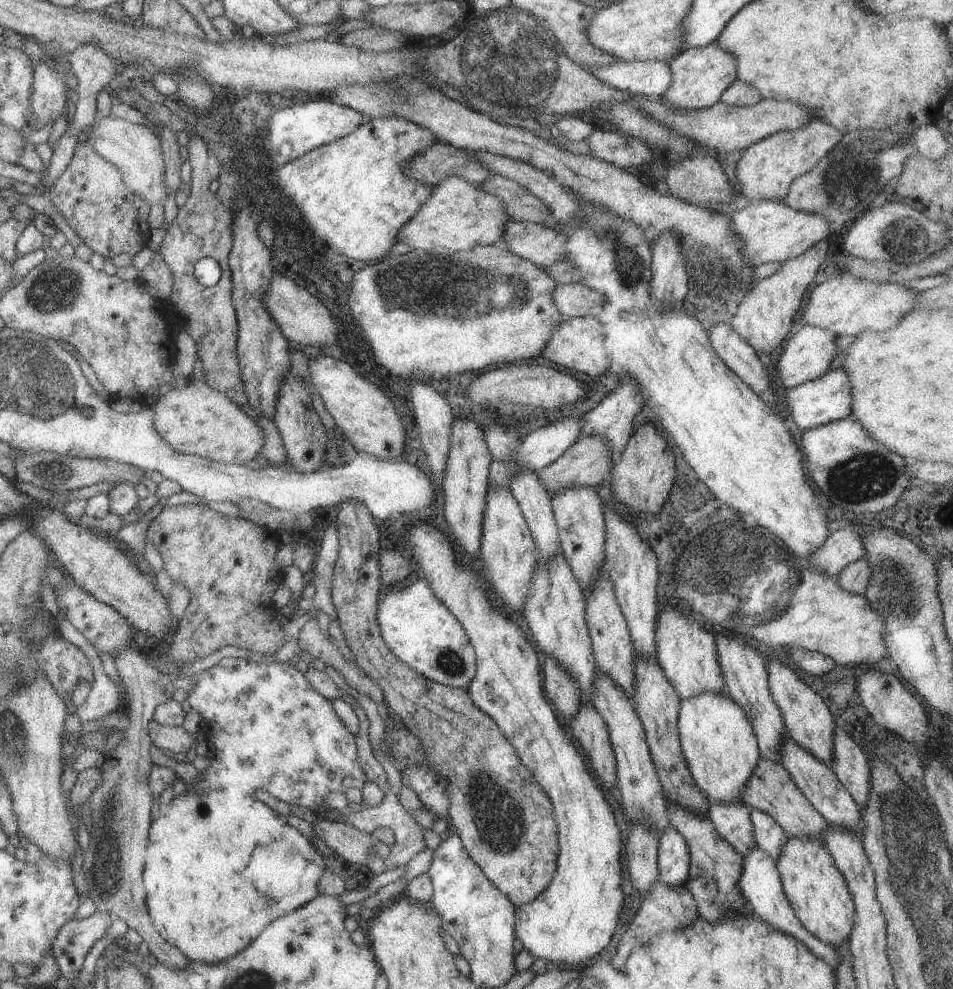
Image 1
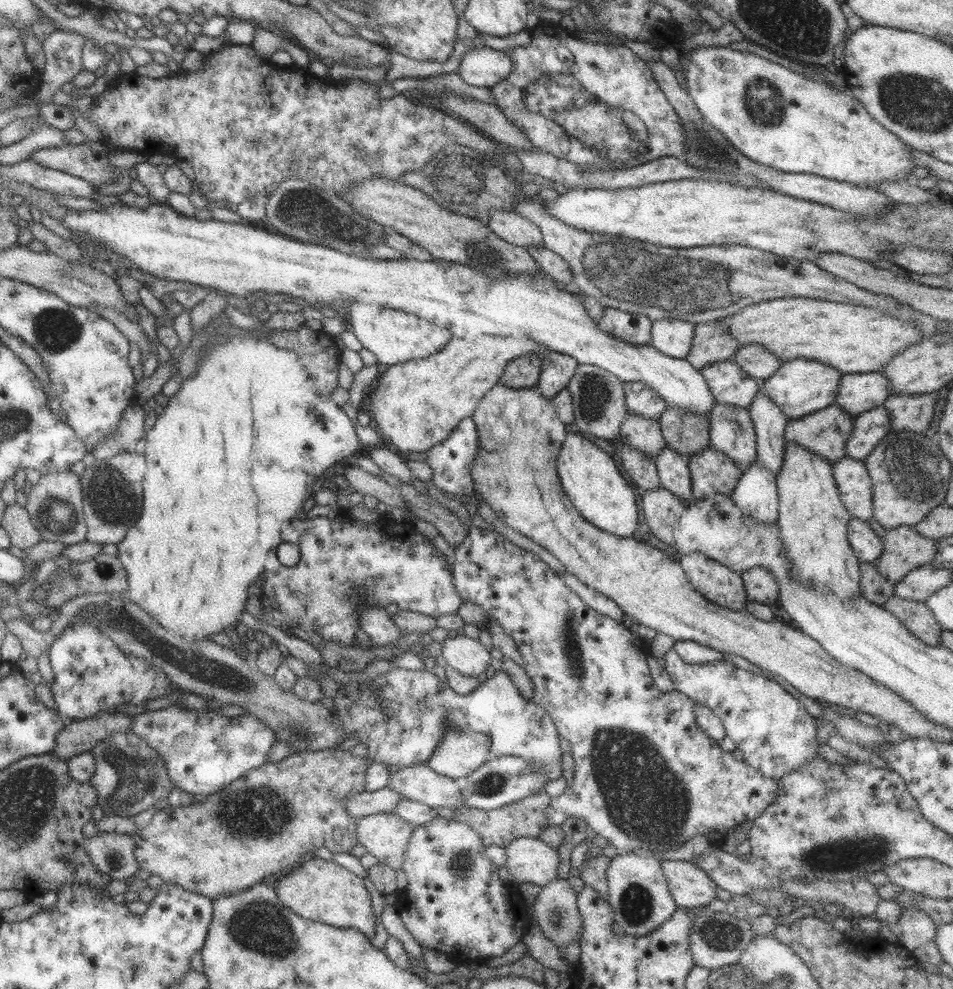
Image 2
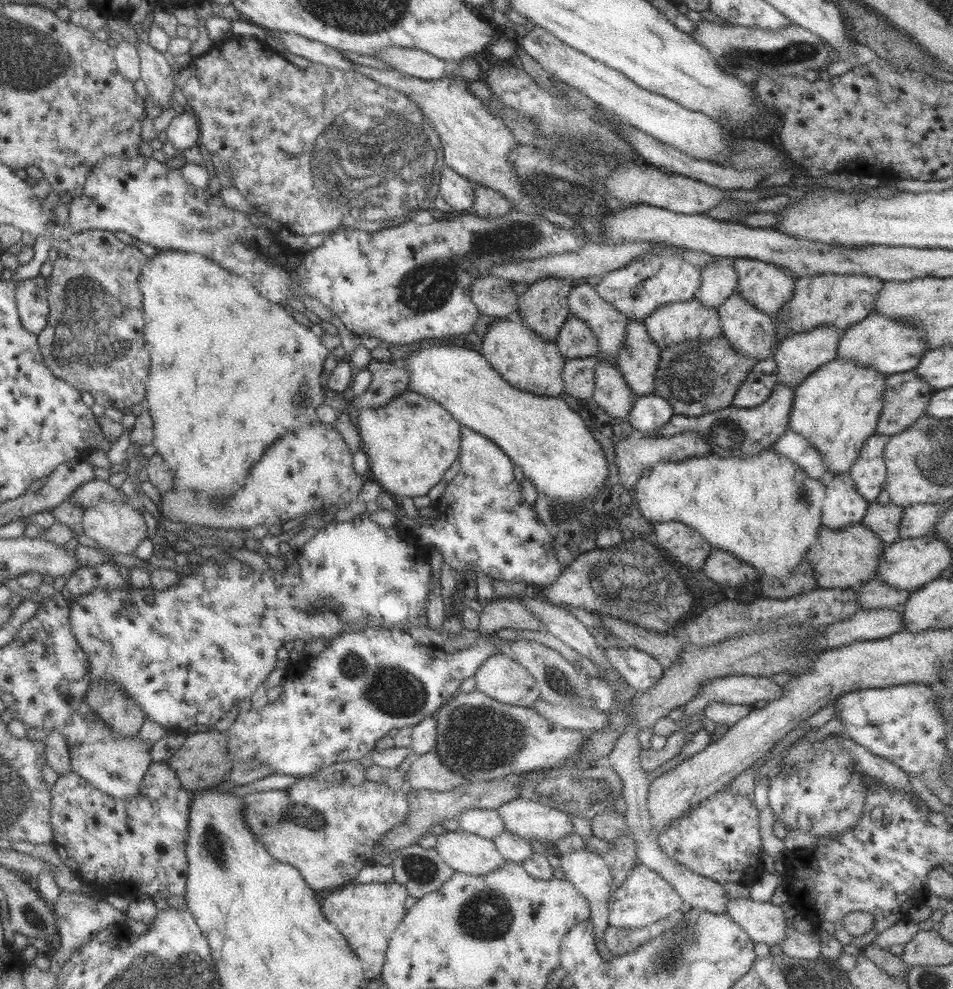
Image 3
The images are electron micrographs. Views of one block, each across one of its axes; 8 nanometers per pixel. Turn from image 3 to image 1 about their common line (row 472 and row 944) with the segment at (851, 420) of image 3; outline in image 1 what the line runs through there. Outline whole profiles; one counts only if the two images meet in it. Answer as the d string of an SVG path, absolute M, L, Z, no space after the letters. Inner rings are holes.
M789 838L788 843L782 848L776 866L784 894L804 928L820 941L831 944L836 949L850 942L856 908L846 880L836 867L823 840Z

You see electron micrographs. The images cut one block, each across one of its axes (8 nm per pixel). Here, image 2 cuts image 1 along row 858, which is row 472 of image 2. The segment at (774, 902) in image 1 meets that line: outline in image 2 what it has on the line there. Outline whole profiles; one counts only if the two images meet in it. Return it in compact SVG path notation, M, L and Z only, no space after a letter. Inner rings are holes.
M758 462L742 473L731 497L743 512L750 513L754 522L774 524L779 520L776 475Z

